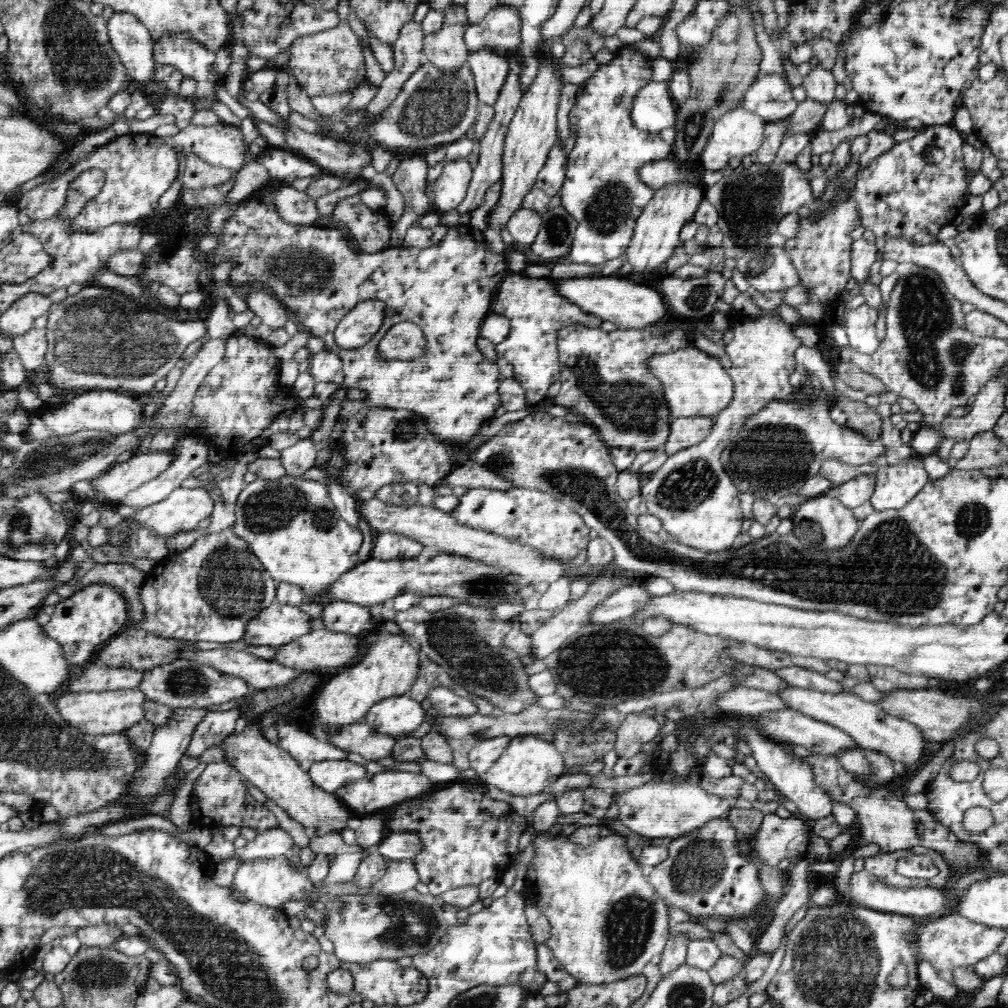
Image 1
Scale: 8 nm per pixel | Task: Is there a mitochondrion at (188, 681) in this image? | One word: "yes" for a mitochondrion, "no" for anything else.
yes

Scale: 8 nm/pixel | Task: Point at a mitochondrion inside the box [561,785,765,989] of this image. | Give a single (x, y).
(632, 920)

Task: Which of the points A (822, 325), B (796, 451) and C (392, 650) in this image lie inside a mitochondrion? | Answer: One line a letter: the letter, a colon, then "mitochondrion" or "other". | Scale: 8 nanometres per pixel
A: other
B: mitochondrion
C: other

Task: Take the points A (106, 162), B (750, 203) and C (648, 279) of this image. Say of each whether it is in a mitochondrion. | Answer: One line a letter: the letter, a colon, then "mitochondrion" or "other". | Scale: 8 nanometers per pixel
A: other
B: mitochondrion
C: other

